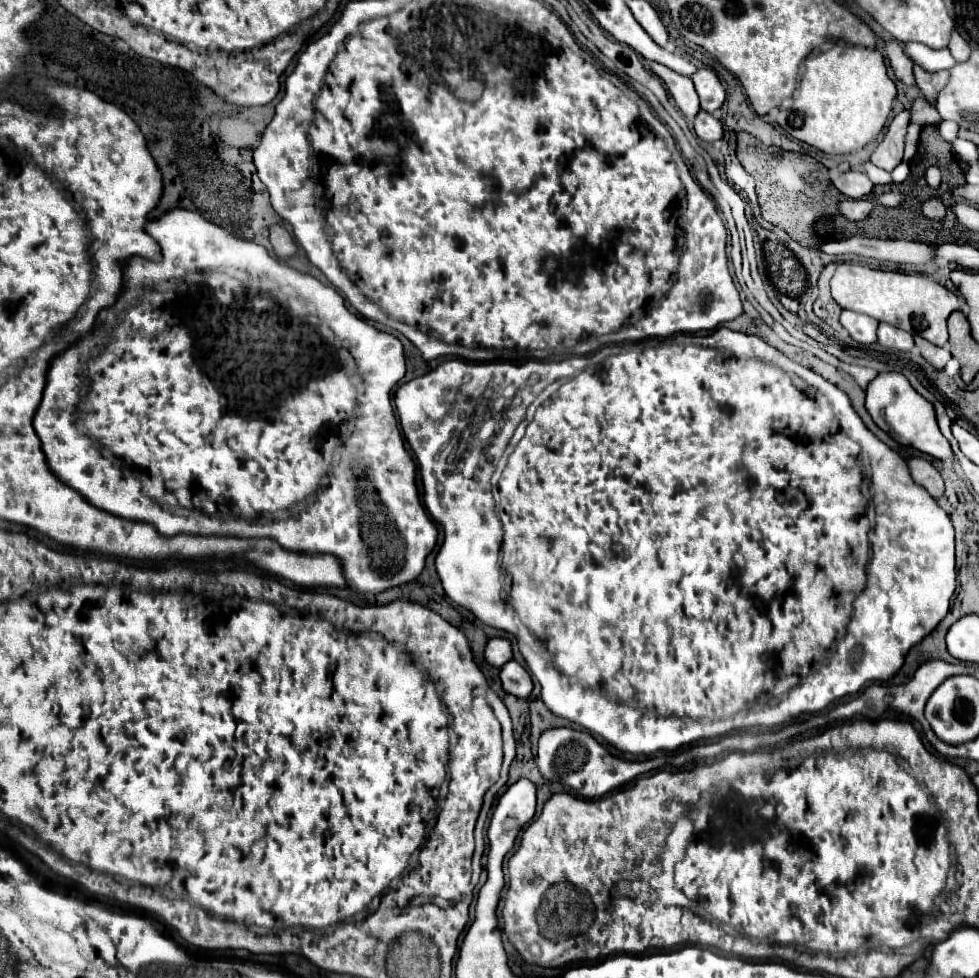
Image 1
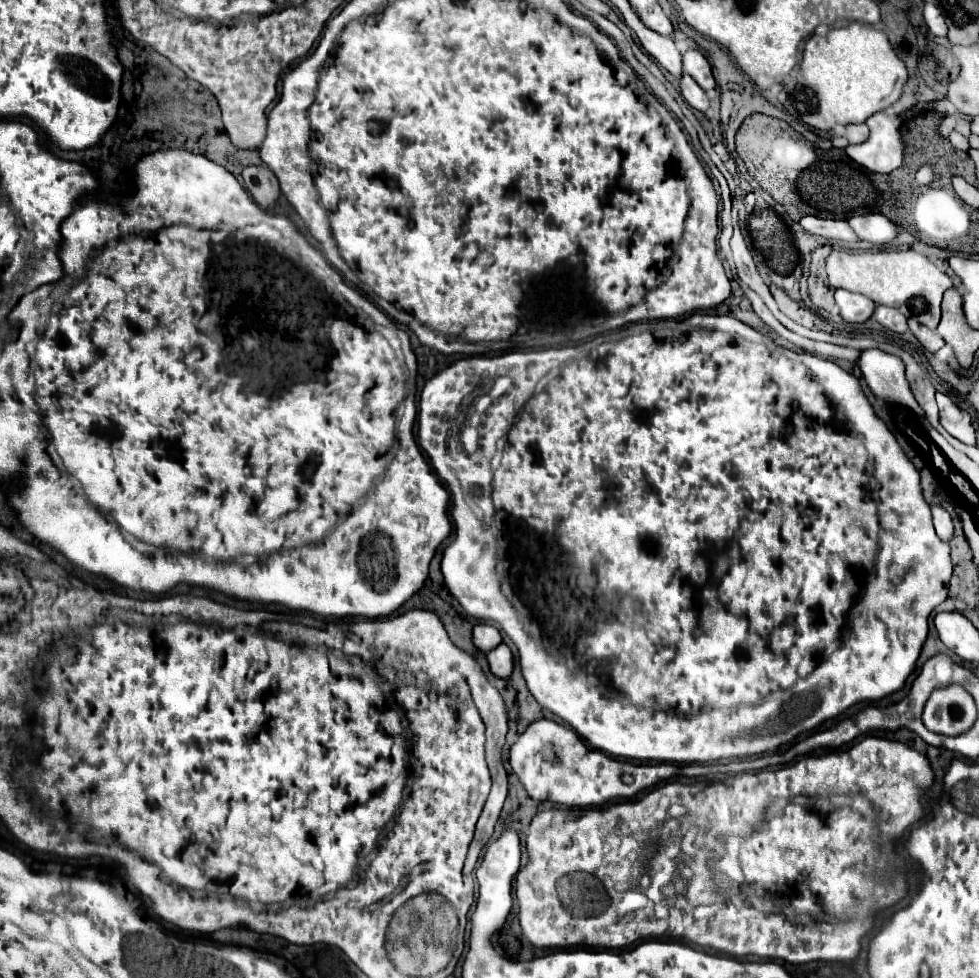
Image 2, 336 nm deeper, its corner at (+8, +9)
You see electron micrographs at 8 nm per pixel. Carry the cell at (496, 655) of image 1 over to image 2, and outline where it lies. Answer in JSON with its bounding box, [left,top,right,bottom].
[472,623,502,653]

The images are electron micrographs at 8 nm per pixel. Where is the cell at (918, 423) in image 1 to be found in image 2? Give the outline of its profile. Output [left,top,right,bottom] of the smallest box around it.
[858,349,928,429]

